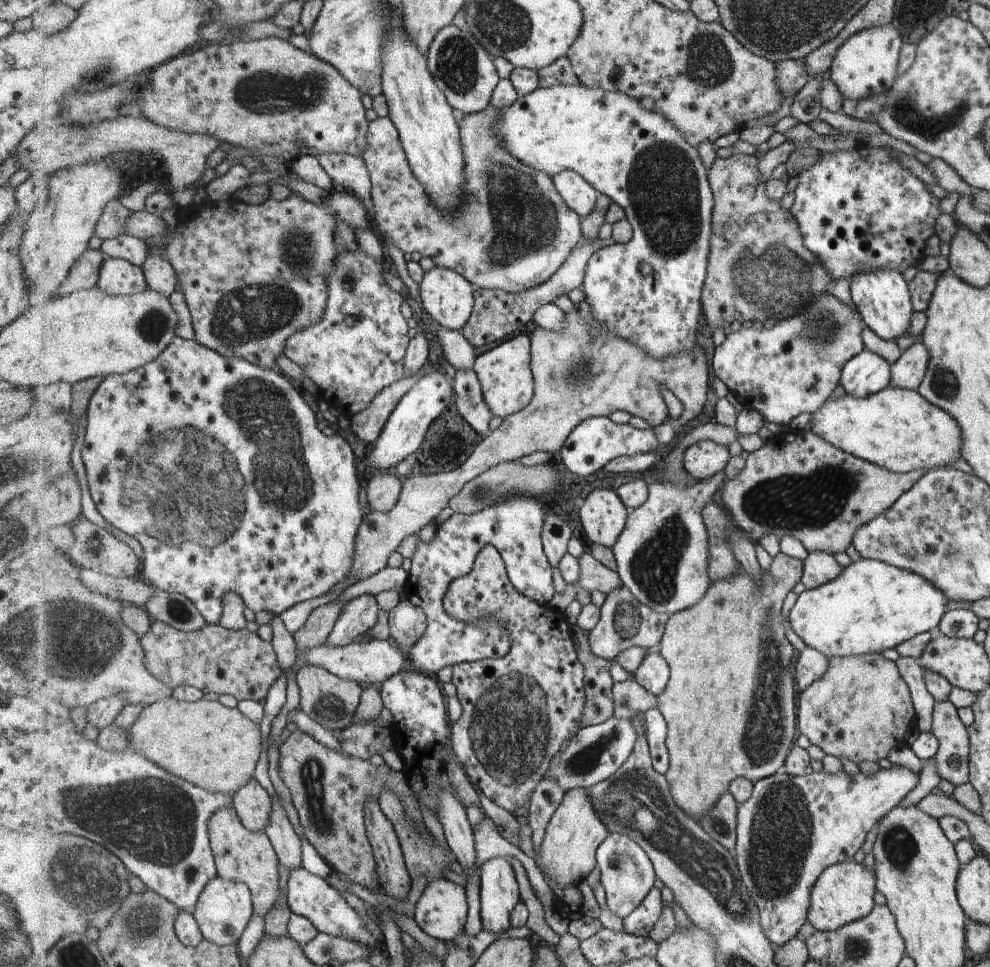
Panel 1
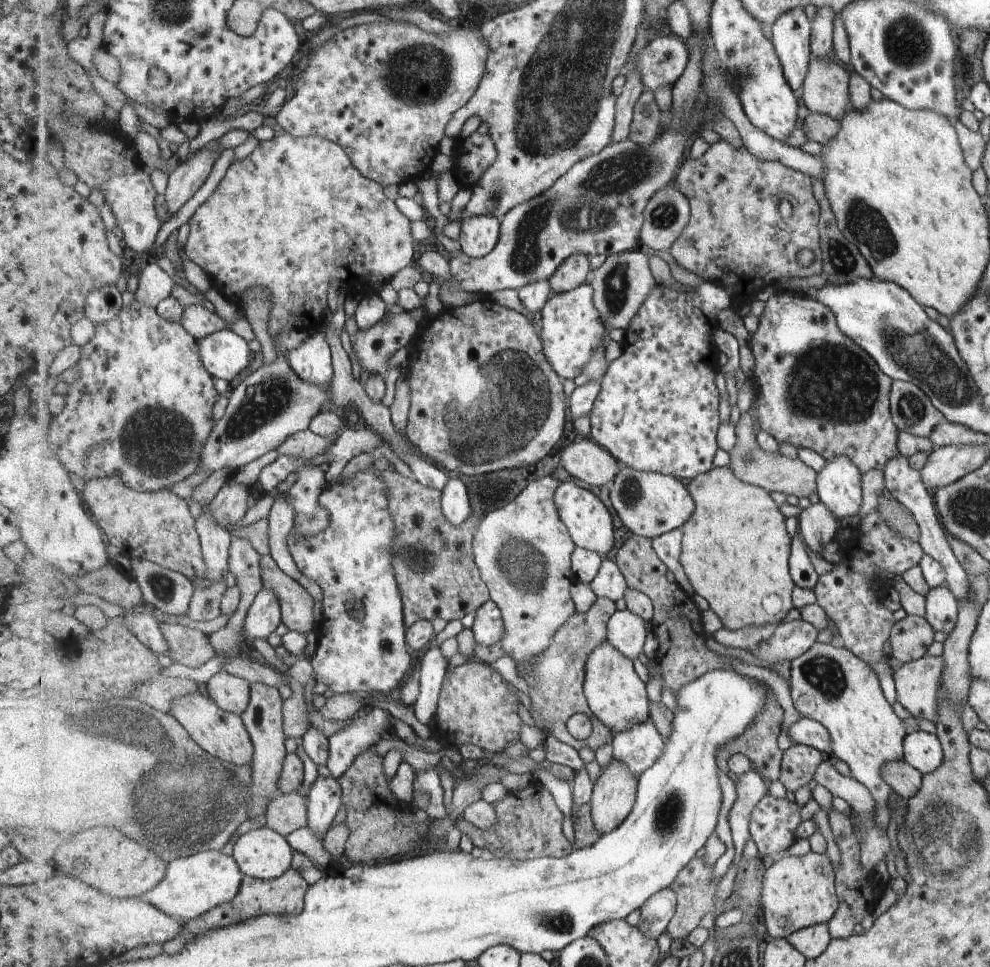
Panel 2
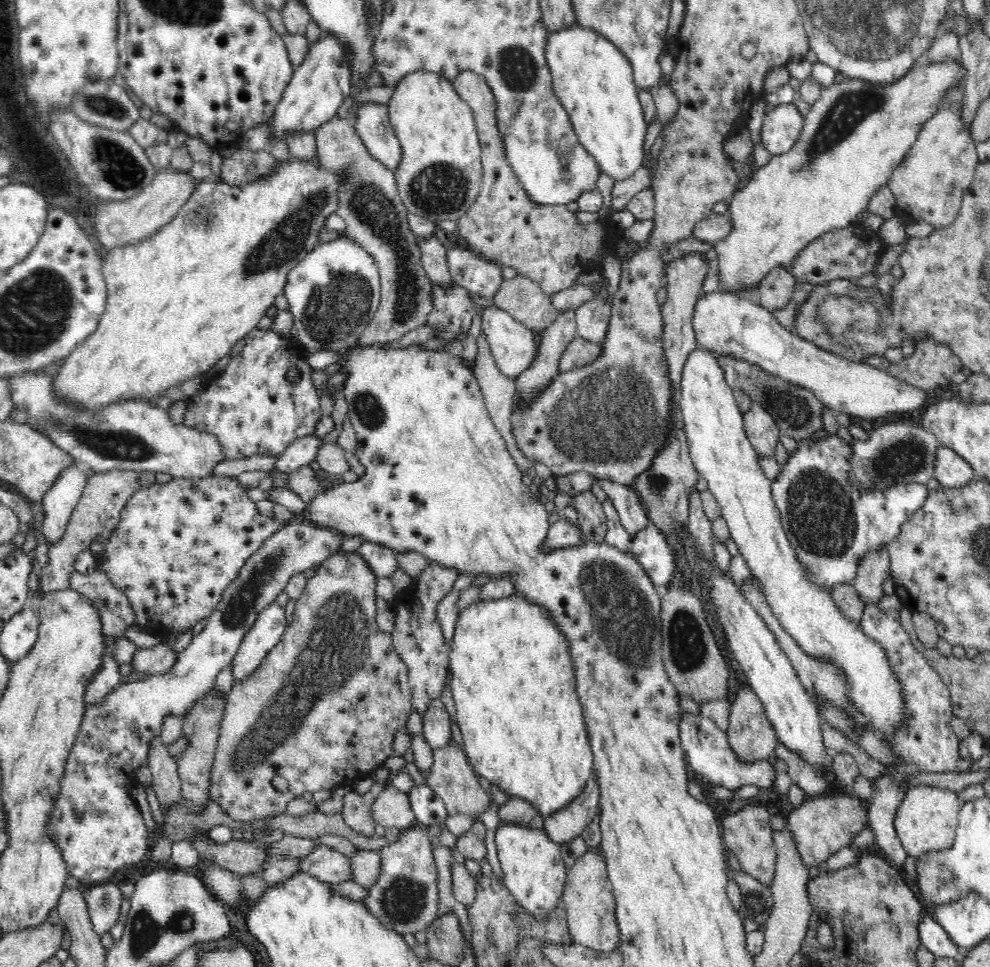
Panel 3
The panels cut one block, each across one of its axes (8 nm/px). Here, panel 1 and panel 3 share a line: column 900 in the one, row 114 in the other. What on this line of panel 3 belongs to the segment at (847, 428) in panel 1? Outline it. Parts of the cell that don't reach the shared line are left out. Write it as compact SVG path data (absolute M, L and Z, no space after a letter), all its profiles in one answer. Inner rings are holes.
M428 71L404 75L395 86L387 107L390 123L402 149L402 160L394 170L402 204L408 213L430 220L436 225L447 220L457 222L479 195L483 181L481 144L472 109L460 98L451 81Z

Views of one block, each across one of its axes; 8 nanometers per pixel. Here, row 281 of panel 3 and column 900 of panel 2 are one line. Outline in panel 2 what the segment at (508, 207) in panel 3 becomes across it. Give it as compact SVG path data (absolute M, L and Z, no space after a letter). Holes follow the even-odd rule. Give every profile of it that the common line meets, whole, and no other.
M878 508L862 518L859 526L861 534L841 546L840 564L835 565L835 570L820 576L814 591L831 623L837 625L845 647L871 666L877 662L889 665L890 656L885 654L883 644L891 634L893 614L881 604L881 570L901 576L902 572L917 565L923 552L917 541L897 537L883 522Z

